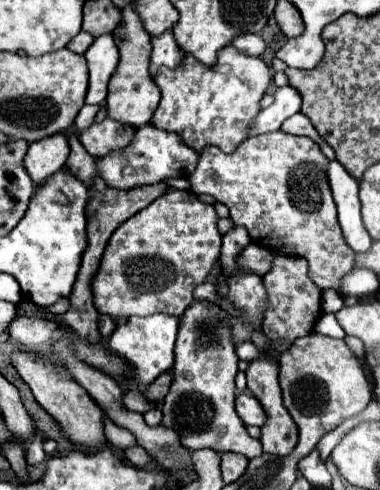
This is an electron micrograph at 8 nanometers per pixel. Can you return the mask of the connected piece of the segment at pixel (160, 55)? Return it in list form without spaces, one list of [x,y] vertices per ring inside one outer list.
[[[167,31],[163,35],[155,35],[151,37],[151,63],[149,63],[149,73],[151,77],[157,75],[159,67],[169,67],[169,69],[177,69],[183,55],[173,39],[173,31]]]

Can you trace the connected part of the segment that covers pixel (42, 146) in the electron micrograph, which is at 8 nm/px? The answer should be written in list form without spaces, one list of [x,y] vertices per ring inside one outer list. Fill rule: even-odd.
[[[57,133],[47,139],[31,143],[23,163],[35,187],[41,187],[51,175],[65,167],[67,157],[69,157],[67,137],[63,133]]]

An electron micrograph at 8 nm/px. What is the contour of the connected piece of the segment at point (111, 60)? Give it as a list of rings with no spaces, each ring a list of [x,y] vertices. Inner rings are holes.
[[[101,35],[85,53],[89,67],[89,91],[85,103],[103,103],[107,97],[107,83],[117,69],[119,53],[111,35]]]

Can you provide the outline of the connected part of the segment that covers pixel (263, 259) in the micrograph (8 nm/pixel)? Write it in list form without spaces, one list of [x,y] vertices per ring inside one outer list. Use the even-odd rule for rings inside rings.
[[[249,243],[237,255],[237,269],[241,273],[255,273],[255,275],[263,277],[271,269],[271,261],[273,261],[273,255],[267,247],[257,245],[257,243]]]

